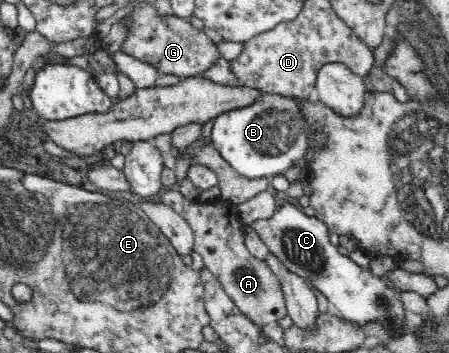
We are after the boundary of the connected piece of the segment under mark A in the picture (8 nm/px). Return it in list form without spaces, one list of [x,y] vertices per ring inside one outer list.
[[[177,187],[166,188],[160,194],[160,203],[166,204],[172,208],[193,230],[193,250],[201,254],[204,267],[217,277],[222,288],[228,293],[228,296],[234,301],[234,304],[240,309],[254,324],[263,327],[271,322],[278,322],[287,314],[287,308],[284,302],[284,295],[280,288],[280,281],[276,278],[267,262],[260,260],[248,250],[244,240],[244,224],[238,217],[237,206],[230,200],[221,199],[218,201],[200,202],[197,200],[190,202],[180,193]]]

